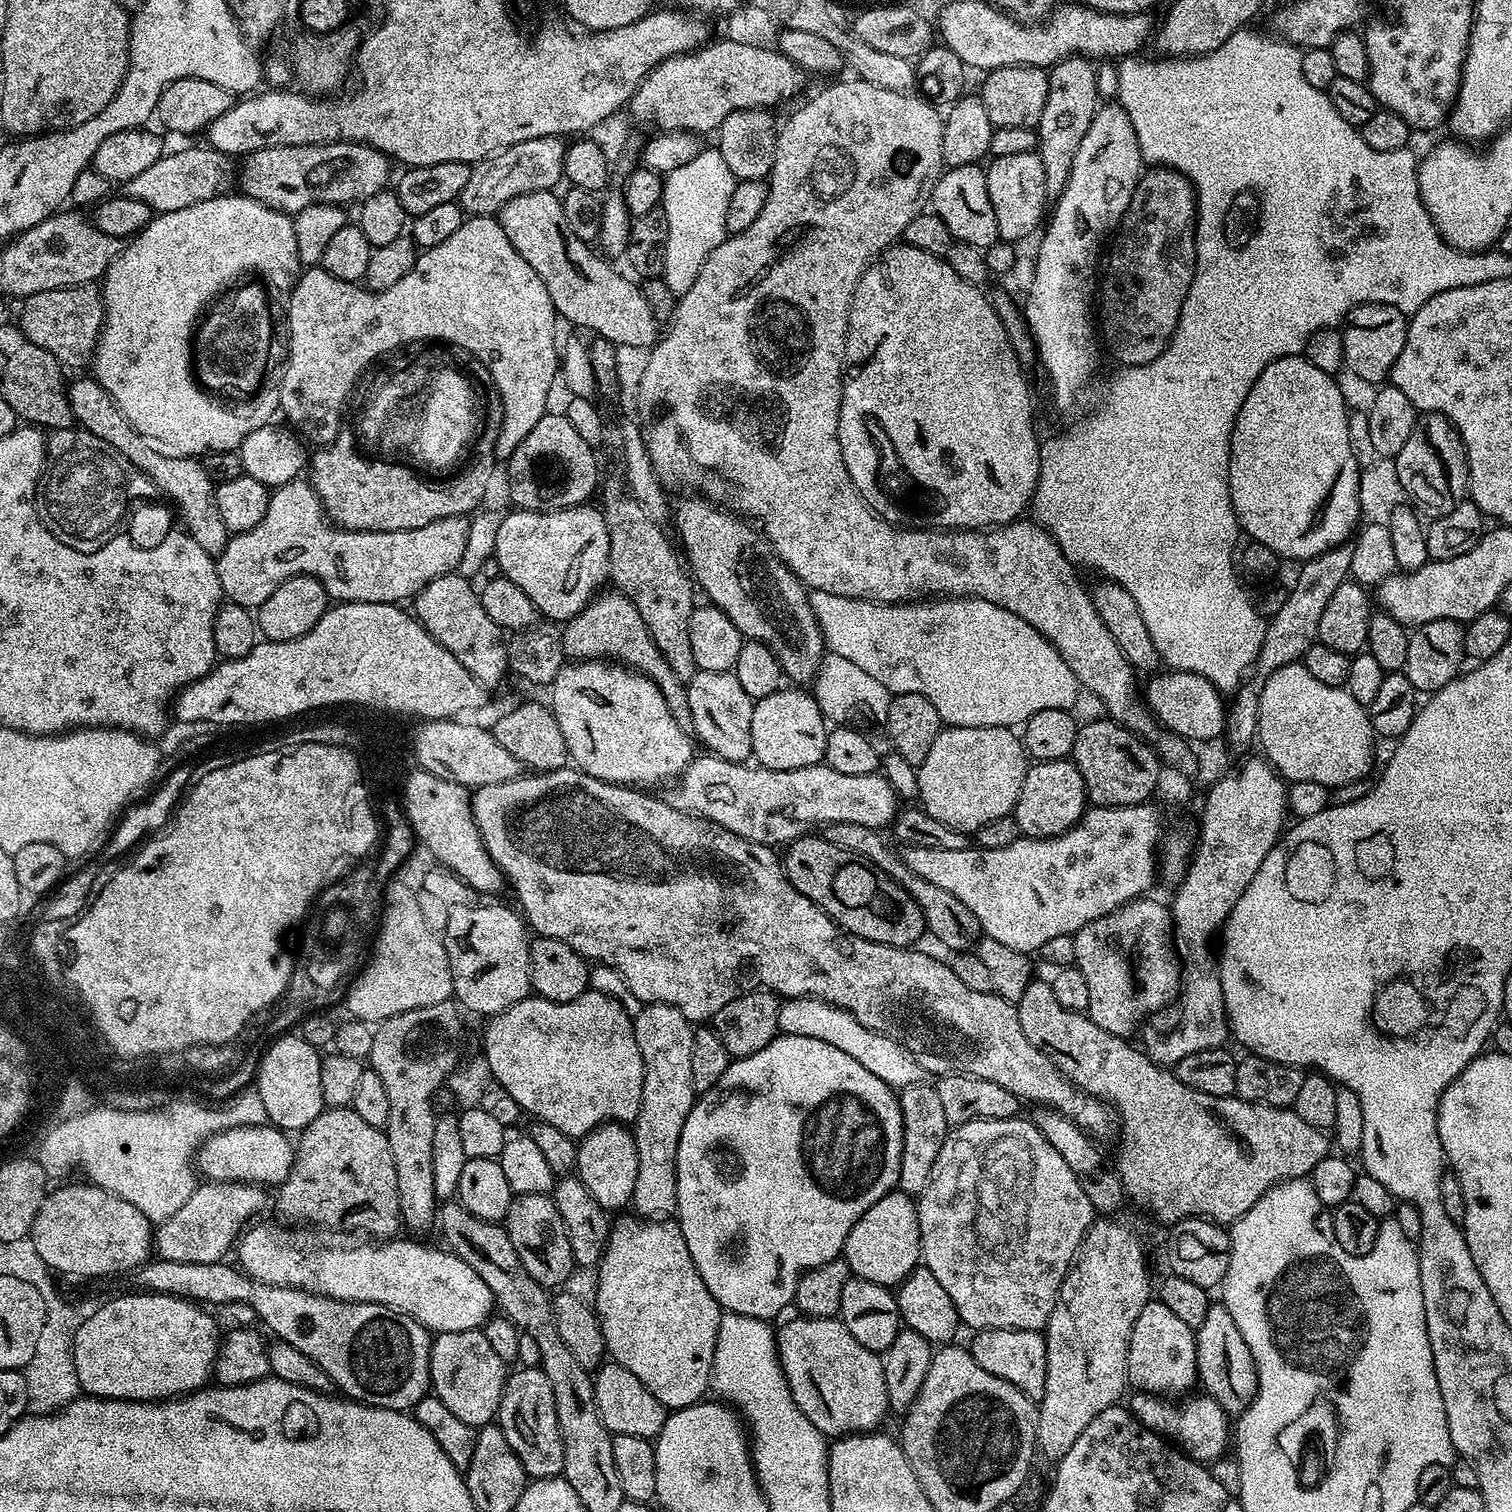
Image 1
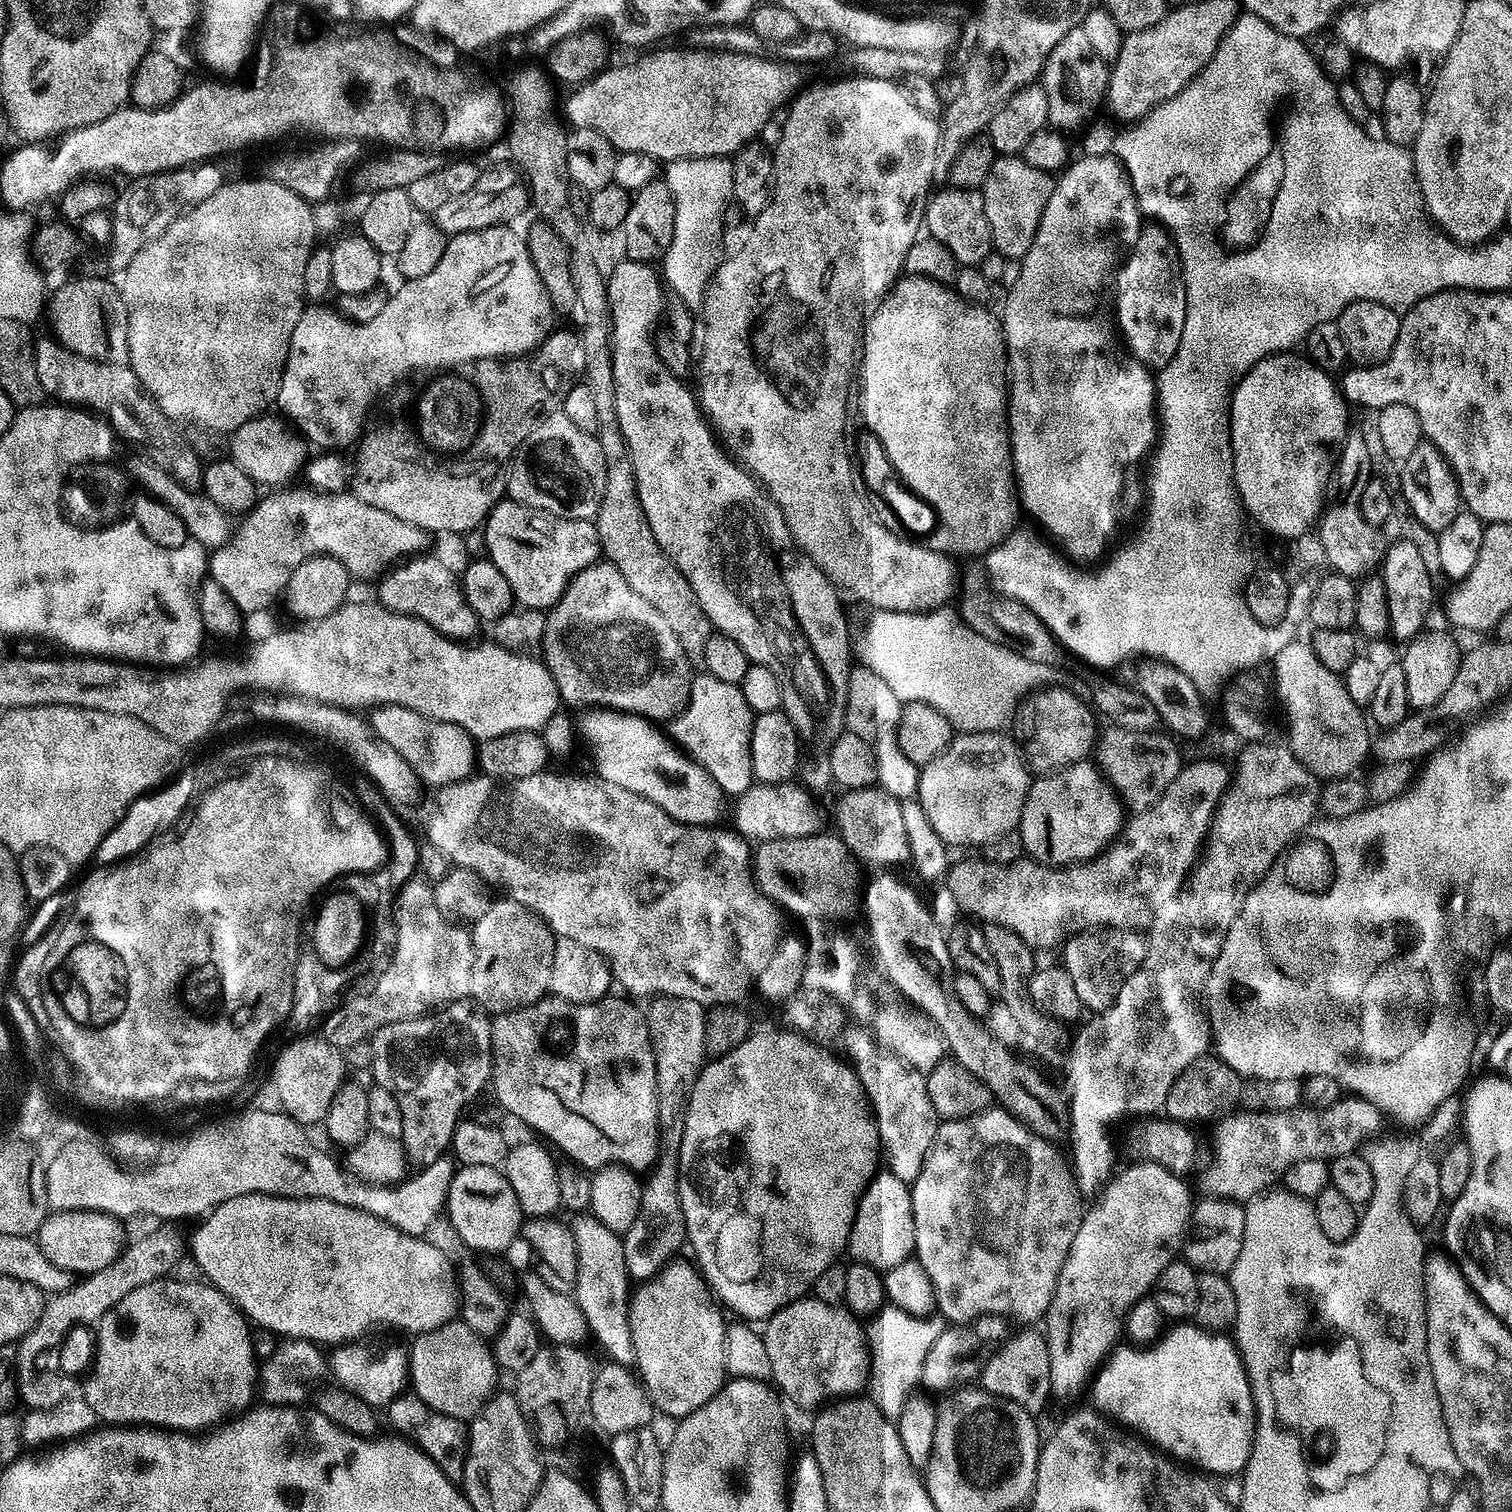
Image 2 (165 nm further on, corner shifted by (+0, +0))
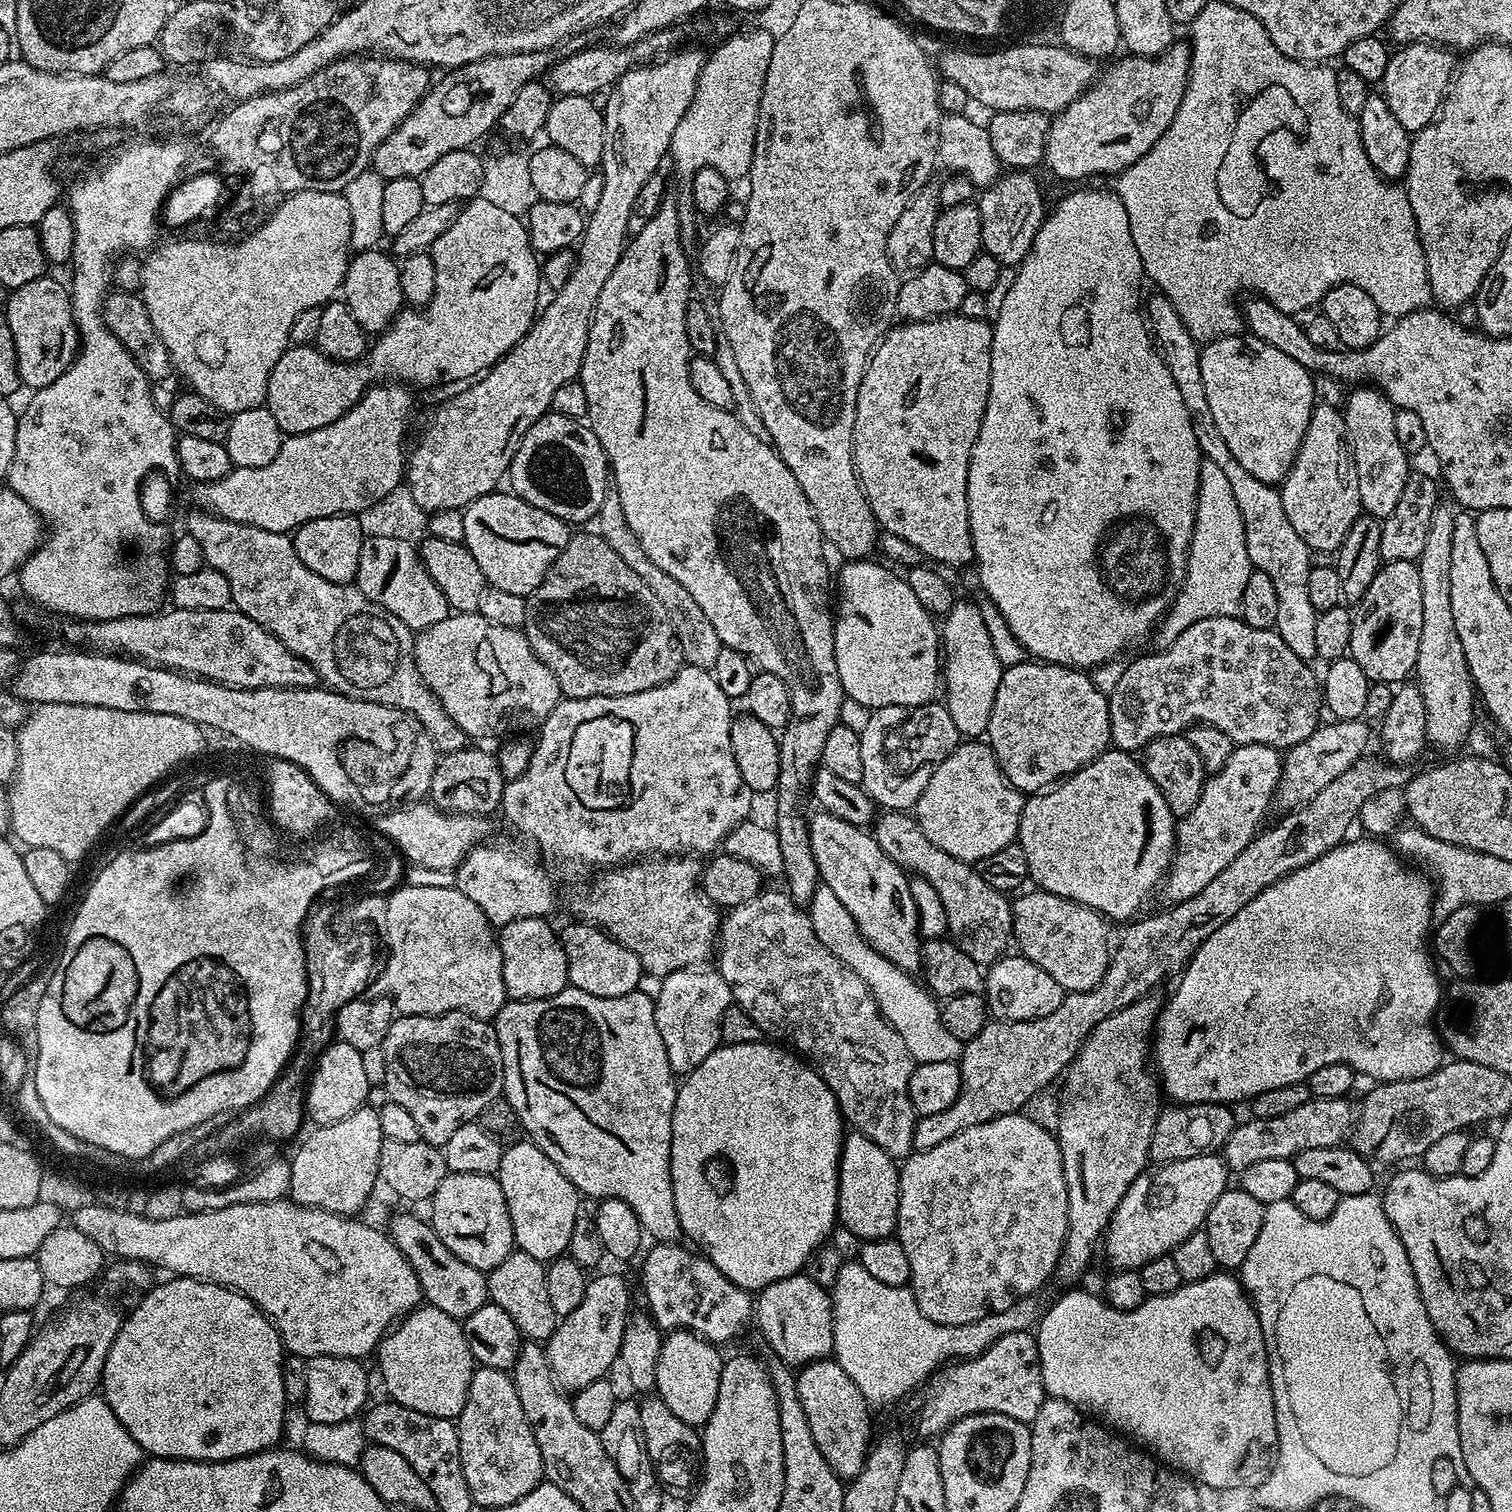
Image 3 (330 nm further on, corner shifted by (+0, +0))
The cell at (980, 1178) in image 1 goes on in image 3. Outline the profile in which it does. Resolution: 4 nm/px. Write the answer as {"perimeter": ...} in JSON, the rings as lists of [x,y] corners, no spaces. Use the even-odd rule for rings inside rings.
{"perimeter":[[[1025,1114],[999,1116],[990,1122],[982,1122],[982,1126],[970,1126],[954,1138],[946,1138],[946,1142],[938,1142],[925,1152],[913,1151],[899,1165],[900,1197],[898,1198],[898,1218],[896,1219],[895,1239],[899,1240],[902,1250],[906,1250],[906,1258],[910,1258],[910,1287],[922,1314],[939,1324],[969,1324],[975,1320],[986,1318],[990,1313],[1006,1310],[1014,1306],[1016,1300],[1023,1296],[1039,1293],[1040,1287],[1049,1279],[1053,1279],[1056,1263],[1062,1254],[1062,1246],[1068,1237],[1068,1191],[1064,1177],[1064,1163],[1060,1152],[1060,1141],[1051,1131],[1048,1132],[1036,1120]]]}

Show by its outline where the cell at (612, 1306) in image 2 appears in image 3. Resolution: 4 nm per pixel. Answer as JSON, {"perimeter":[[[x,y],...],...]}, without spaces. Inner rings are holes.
{"perimeter":[[[648,1394],[639,1401],[640,1413],[642,1414],[642,1434],[646,1434],[646,1450],[650,1454],[650,1462],[656,1467],[656,1476],[665,1489],[688,1488],[691,1489],[697,1483],[702,1472],[702,1436],[693,1425],[682,1422],[670,1406],[655,1394]]]}

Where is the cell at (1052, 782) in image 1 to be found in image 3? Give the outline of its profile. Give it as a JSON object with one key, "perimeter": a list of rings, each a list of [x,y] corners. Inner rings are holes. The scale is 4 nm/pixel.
{"perimeter":[[[1109,750],[1104,752],[1098,758],[1094,758],[1086,766],[1082,766],[1071,776],[1059,781],[1055,786],[1041,791],[1039,794],[1032,794],[1024,801],[1022,818],[1020,819],[1020,835],[1018,843],[1022,850],[1026,850],[1026,862],[1028,863],[1028,875],[1031,883],[1037,889],[1058,894],[1062,898],[1072,900],[1076,904],[1081,904],[1084,908],[1093,908],[1101,916],[1109,921],[1128,922],[1141,915],[1140,907],[1152,896],[1152,891],[1161,887],[1162,881],[1172,865],[1172,854],[1176,847],[1176,826],[1178,820],[1173,816],[1166,798],[1162,798],[1162,790],[1154,786],[1150,774],[1146,774],[1143,763],[1133,753],[1121,752],[1119,750]]]}

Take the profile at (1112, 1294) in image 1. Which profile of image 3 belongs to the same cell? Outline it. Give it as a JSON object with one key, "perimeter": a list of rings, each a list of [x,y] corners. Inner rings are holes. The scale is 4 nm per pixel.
{"perimeter":[[[1220,1154],[1186,1158],[1182,1162],[1161,1164],[1143,1172],[1132,1183],[1130,1190],[1126,1190],[1122,1202],[1118,1202],[1114,1210],[1111,1223],[1108,1224],[1102,1248],[1103,1251],[1104,1248],[1108,1251],[1108,1260],[1113,1264],[1111,1267],[1116,1270],[1138,1270],[1154,1258],[1169,1255],[1173,1248],[1186,1242],[1190,1234],[1201,1231],[1204,1219],[1210,1214],[1210,1206],[1214,1206],[1214,1202],[1218,1202],[1220,1195],[1229,1187],[1228,1176],[1230,1177],[1230,1169]]]}

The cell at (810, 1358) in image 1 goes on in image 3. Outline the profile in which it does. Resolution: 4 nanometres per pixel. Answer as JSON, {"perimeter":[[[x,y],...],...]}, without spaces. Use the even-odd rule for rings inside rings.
{"perimeter":[[[797,1274],[782,1278],[770,1286],[760,1289],[754,1300],[754,1320],[760,1323],[760,1332],[769,1344],[771,1355],[778,1357],[789,1366],[812,1364],[833,1355],[834,1318],[832,1317],[832,1297],[829,1289],[818,1286],[807,1274]]]}

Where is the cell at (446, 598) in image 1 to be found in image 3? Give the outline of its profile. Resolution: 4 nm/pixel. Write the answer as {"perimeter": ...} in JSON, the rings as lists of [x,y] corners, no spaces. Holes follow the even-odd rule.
{"perimeter":[[[367,537],[362,546],[362,554],[358,554],[358,574],[354,584],[370,602],[379,604],[413,630],[423,630],[434,626],[434,622],[442,622],[442,618],[446,618],[450,614],[446,594],[442,594],[442,590],[438,590],[438,586],[434,586],[434,578],[430,578],[426,566],[420,561],[417,545],[410,541],[399,541],[397,538]]]}

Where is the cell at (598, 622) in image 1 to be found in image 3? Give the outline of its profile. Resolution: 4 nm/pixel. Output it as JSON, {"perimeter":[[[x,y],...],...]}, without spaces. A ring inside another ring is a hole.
{"perimeter":[[[599,534],[592,536],[573,535],[566,550],[550,566],[548,573],[534,591],[526,597],[526,618],[522,629],[530,642],[534,654],[548,667],[550,674],[560,687],[561,697],[570,700],[594,698],[595,696],[621,696],[638,694],[654,686],[670,682],[685,667],[682,646],[666,606],[658,602],[658,597],[646,582],[610,546]]]}

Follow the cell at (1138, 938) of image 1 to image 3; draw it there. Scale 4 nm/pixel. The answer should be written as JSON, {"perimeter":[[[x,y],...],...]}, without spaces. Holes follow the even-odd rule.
{"perimeter":[[[1031,890],[1025,896],[1017,895],[1011,901],[1012,906],[1012,935],[1011,939],[1018,947],[1019,955],[1025,956],[1030,962],[1042,966],[1058,986],[1064,988],[1065,993],[1088,992],[1098,982],[1102,982],[1102,974],[1106,974],[1110,959],[1108,948],[1109,921],[1093,908],[1084,908],[1072,900],[1062,898],[1058,894],[1050,894],[1043,890]]]}

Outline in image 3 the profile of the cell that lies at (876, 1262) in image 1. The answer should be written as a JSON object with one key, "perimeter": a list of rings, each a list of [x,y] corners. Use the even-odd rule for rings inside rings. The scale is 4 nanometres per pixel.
{"perimeter":[[[849,1131],[840,1151],[840,1177],[838,1178],[839,1223],[846,1230],[854,1230],[860,1241],[886,1240],[896,1231],[898,1198],[900,1197],[900,1169],[897,1161],[878,1142],[866,1134]]]}

